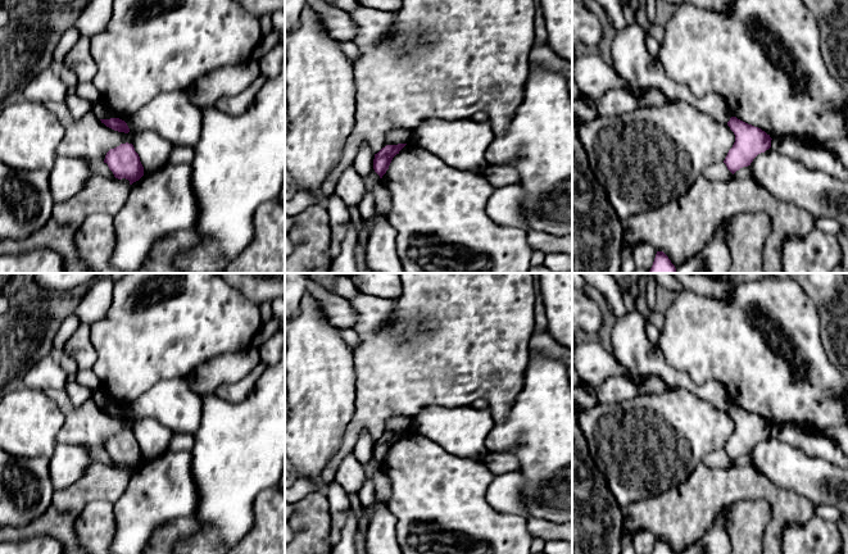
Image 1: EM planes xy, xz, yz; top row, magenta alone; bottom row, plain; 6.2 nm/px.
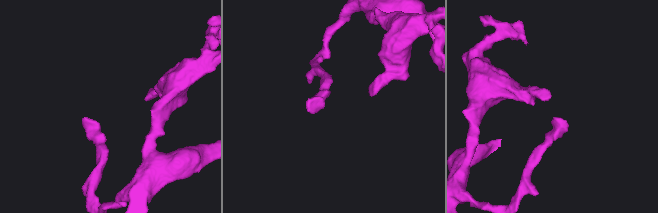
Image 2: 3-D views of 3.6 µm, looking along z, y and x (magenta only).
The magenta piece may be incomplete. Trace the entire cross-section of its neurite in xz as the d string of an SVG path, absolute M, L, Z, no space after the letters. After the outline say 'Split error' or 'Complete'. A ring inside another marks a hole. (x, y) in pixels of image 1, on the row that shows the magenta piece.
M398 144L398 145L386 145L382 147L377 154L375 154L373 159L373 169L375 172L382 178L382 176L389 169L389 165L393 160L393 158L399 154L399 151L405 146L407 144Z. Complete

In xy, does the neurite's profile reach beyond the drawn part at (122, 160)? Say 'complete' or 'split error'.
complete

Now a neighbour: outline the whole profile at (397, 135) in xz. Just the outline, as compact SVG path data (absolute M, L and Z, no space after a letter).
M395 127L390 130L386 138L386 145L409 144L413 142L413 136L413 131Z

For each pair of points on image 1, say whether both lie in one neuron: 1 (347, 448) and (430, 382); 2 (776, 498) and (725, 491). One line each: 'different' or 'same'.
1: same
2: same

